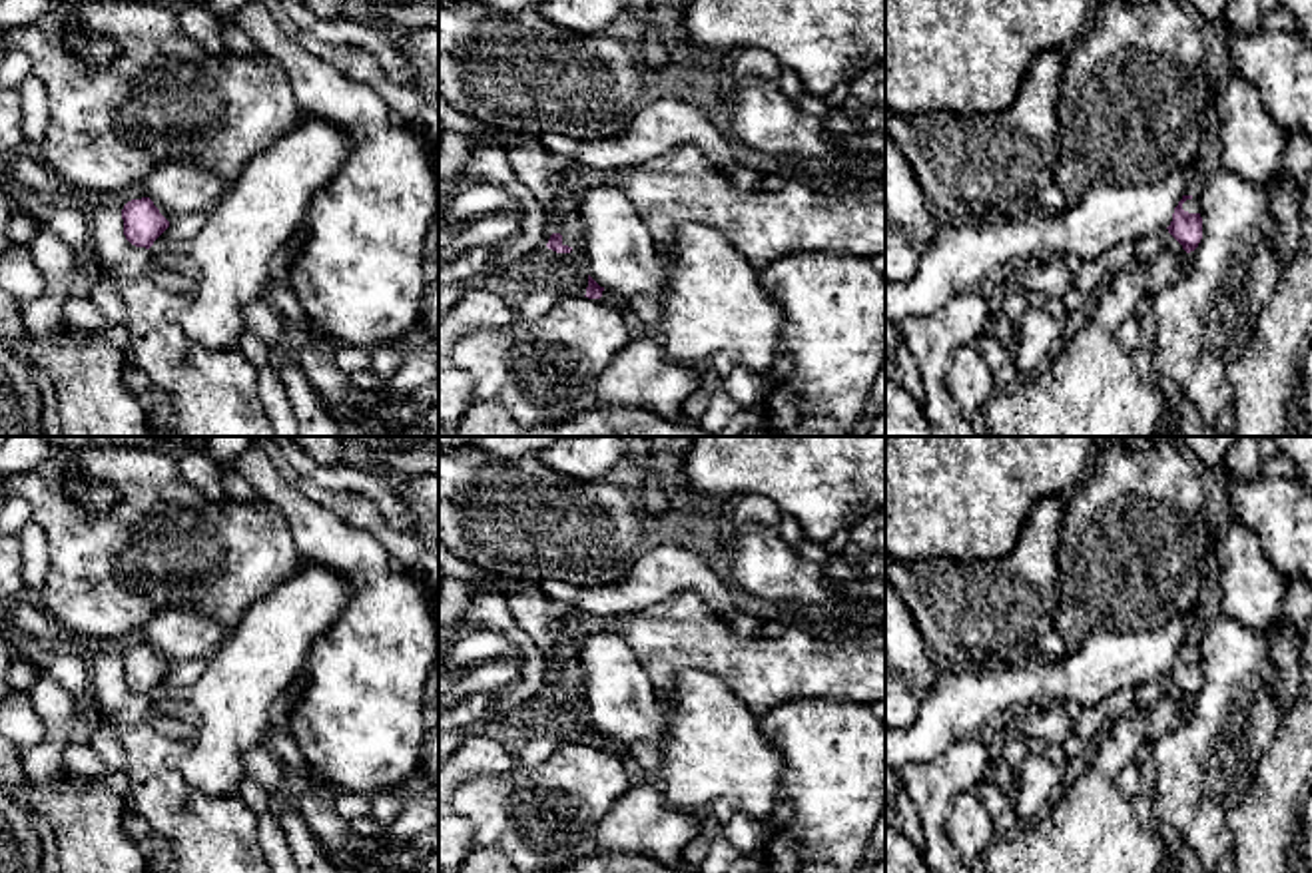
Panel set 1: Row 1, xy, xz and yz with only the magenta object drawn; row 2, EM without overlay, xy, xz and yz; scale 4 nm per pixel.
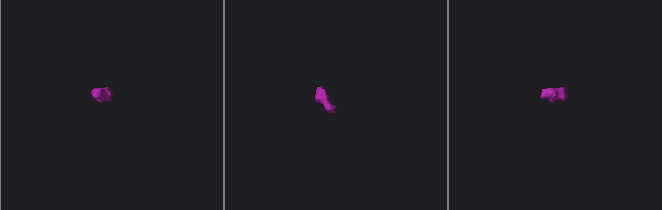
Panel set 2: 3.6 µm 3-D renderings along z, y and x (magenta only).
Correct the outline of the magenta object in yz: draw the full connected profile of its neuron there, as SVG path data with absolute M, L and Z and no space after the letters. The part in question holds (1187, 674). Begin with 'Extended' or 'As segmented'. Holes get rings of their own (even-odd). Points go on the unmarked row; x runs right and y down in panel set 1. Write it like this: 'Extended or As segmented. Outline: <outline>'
Extended. Outline: M1182 642L1174 654L1168 680L1182 692L1186 700L1194 698L1202 686L1202 664L1198 644Z

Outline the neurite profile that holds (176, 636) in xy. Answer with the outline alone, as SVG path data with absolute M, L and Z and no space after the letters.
M165 610L146 626L146 632L160 660L173 668L187 660L207 660L223 642L227 628L197 612Z

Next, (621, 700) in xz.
M592 634L576 650L584 674L582 702L590 724L628 749L646 741L662 749L666 714L654 686L616 634Z

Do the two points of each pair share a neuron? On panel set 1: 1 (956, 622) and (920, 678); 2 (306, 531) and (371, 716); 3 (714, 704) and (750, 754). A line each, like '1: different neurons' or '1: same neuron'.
1: different neurons
2: same neuron
3: same neuron

